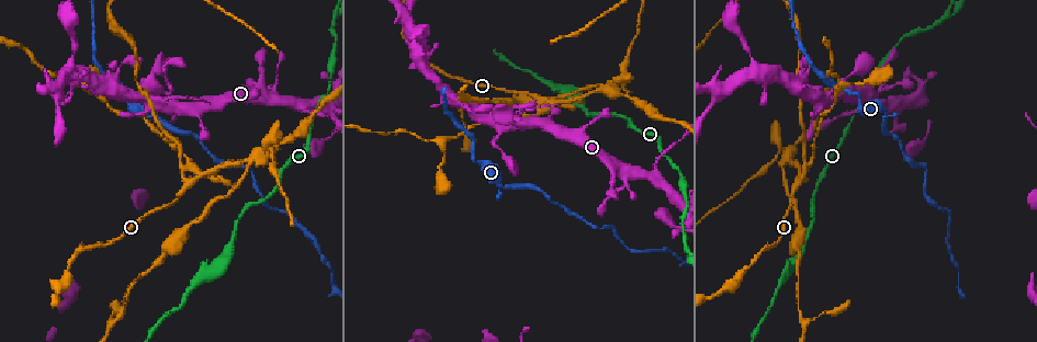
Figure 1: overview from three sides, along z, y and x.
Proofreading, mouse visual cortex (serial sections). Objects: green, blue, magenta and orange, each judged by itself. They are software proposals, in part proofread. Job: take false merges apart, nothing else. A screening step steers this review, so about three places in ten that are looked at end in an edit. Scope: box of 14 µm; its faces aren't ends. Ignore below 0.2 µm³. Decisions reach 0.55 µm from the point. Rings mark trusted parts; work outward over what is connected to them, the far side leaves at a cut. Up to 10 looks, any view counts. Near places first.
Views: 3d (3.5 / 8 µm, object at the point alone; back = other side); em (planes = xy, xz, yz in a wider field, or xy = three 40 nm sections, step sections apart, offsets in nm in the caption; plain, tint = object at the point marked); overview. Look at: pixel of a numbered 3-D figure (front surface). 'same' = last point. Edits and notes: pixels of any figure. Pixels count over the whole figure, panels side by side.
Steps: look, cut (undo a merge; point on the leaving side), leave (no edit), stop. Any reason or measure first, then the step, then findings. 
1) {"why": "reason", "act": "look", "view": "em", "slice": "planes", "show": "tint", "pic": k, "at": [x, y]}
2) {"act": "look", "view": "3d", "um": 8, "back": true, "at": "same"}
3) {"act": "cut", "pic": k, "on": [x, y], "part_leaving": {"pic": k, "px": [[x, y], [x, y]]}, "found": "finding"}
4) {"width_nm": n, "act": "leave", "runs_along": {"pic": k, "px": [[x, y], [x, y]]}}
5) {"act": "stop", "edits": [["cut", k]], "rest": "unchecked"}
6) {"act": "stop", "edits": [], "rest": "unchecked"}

{"why": "sharp bend", "act": "look", "view": "3d", "um": 3.5, "pic": 1, "at": [251, 170]}

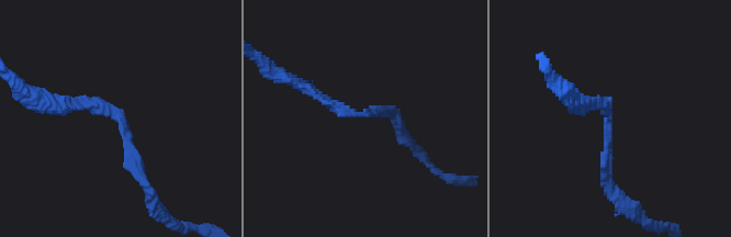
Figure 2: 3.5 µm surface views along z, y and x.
{"arm_widths_nm": [150, 150], "why": "need the tissue", "act": "look", "view": "em", "slice": "xy", "step": 3, "show": "tint", "pic": 2, "at": [116, 114]}

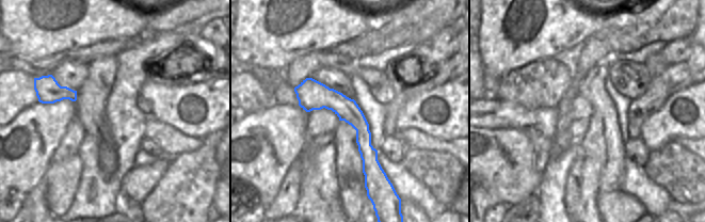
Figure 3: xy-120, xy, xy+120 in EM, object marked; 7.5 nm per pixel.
{"why": "cut it another way", "act": "look", "view": "em", "slice": "xy", "step": 2, "show": "tint", "at": "same"}

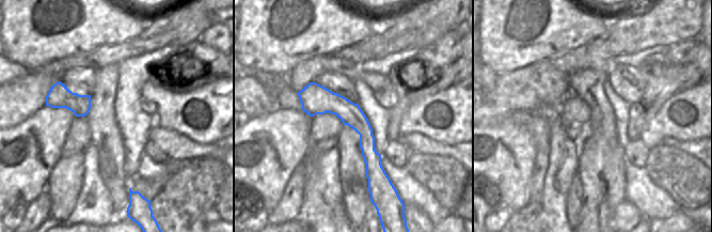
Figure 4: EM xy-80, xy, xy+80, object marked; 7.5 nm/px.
{"width_nm": 180, "act": "leave", "runs_along": {"pic": 4, "px": [[312, 84], [365, 132], [372, 184]]}, "found": "one cell here"}

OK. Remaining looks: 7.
{"why": "branch point", "act": "look", "view": "3d", "um": 3.5, "pic": 1, "at": [655, 177]}

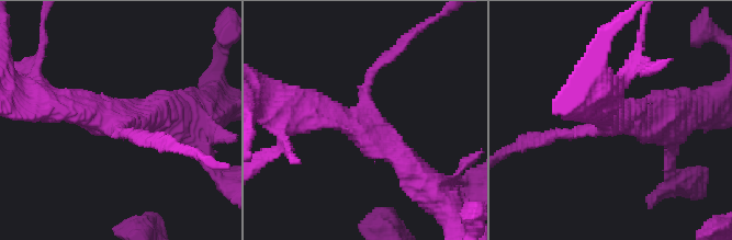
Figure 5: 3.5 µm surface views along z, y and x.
{"arms": 3, "arm_widths_nm": [150, 400, 400], "act": "look", "view": "em", "slice": "xy", "step": 5, "show": "tint", "pic": 5, "at": [616, 121]}

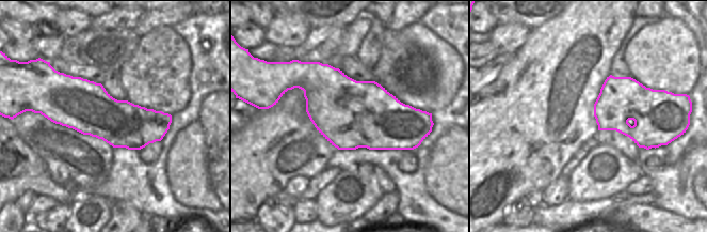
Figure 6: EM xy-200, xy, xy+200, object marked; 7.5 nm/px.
{"act": "leave", "runs_along": {"pic": 5, "px": [[292, 107], [366, 127], [416, 174]]}, "found": "continuous, no second cell"}

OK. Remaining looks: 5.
{"why": "abrupt turn", "act": "look", "view": "3d", "um": 3.5, "pic": 1, "at": [858, 94]}

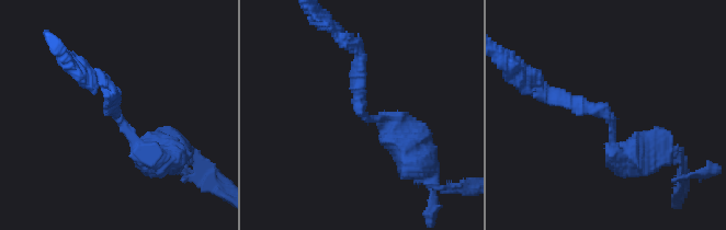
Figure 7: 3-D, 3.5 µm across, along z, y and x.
{"arm_widths_nm": [200, 350], "act": "look", "view": "em", "slice": "xy", "step": 3, "show": "tint", "pic": 7, "at": [359, 114]}

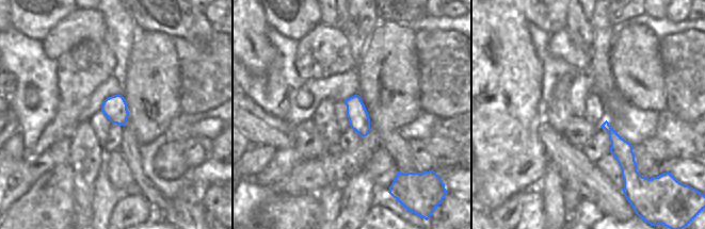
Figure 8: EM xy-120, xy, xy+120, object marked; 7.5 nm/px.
{"width_nm": 160, "act": "leave", "runs_along": {"pic": 7, "px": [[641, 153], [615, 157], [607, 113], [543, 90]]}, "found": "all the same cell"}

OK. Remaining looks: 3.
{"why": "branch point", "act": "look", "view": "3d", "um": 3.5, "pic": 1, "at": [538, 100]}

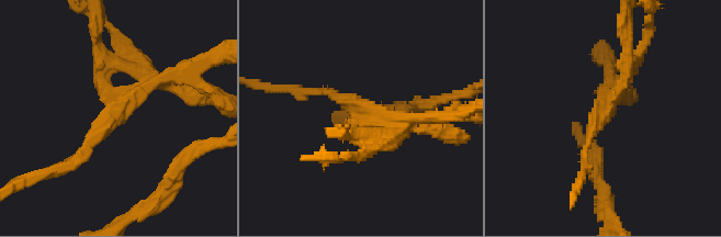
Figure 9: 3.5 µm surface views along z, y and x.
{"arms": 3, "arm_widths_nm": [100, 200, 200], "why": "shape alone is not enough", "act": "look", "view": "em", "slice": "planes", "show": "plain", "pic": 9, "at": [368, 110]}

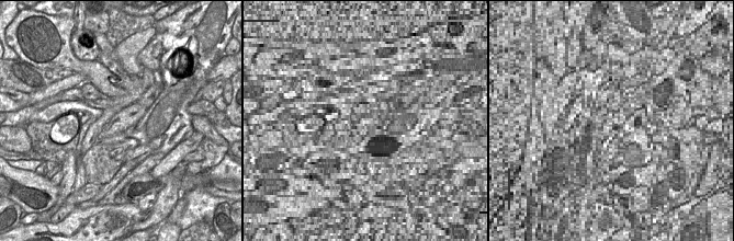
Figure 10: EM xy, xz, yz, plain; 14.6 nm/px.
{"act": "look", "view": "em", "slice": "planes", "show": "tint", "at": "same"}

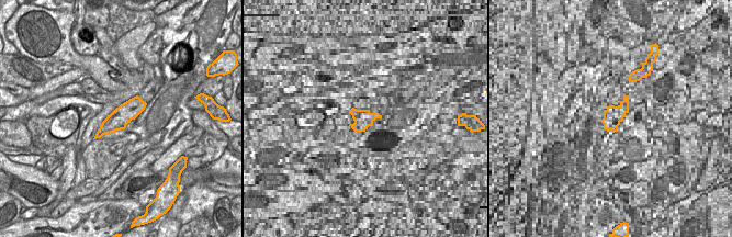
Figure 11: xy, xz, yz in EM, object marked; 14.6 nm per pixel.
{"act": "cut", "pic": 9, "on": [363, 138], "found": "a second cell is stuck on"}

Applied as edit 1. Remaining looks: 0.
{"act": "stop", "edits": [["cut", 9]], "rest": "unchecked"}

